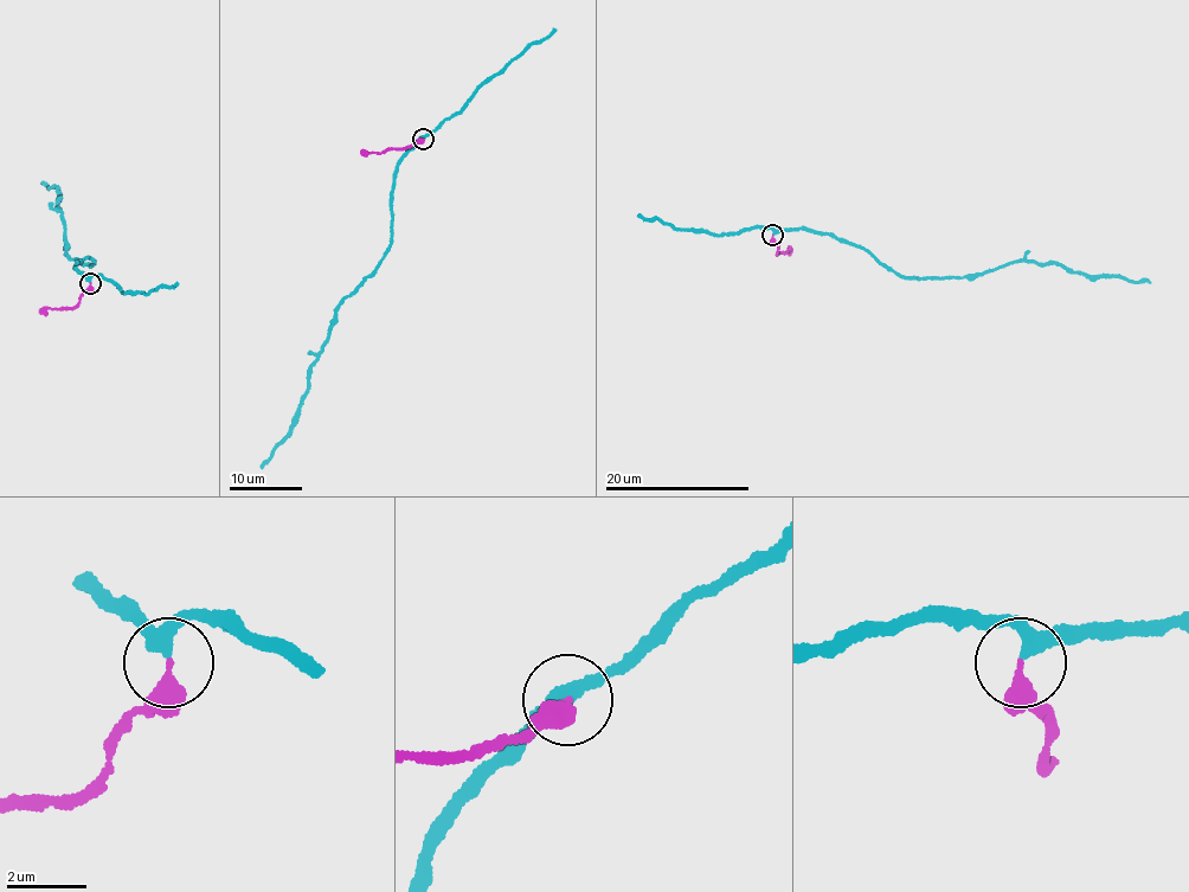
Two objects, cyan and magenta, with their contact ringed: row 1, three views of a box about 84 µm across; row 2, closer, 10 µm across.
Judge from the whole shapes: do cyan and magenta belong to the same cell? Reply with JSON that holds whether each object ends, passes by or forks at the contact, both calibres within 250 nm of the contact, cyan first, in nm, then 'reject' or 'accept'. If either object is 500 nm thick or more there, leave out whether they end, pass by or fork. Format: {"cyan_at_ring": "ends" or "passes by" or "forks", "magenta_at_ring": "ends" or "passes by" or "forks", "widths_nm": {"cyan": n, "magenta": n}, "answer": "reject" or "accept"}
{"cyan_at_ring": "passes by", "magenta_at_ring": "ends", "widths_nm": {"cyan": 320, "magenta": 340}, "answer": "accept"}

